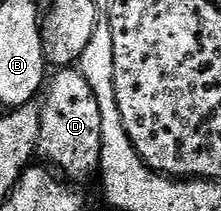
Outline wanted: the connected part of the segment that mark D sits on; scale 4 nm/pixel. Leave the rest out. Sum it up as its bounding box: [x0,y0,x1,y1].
[36,68,102,184]

